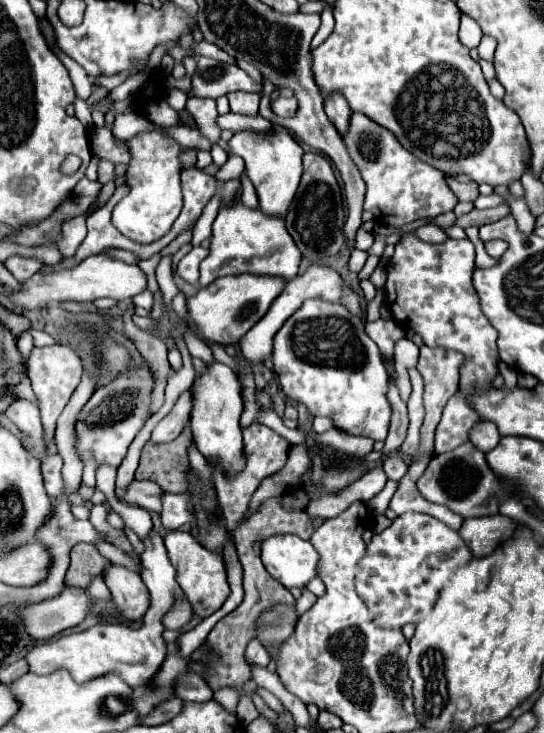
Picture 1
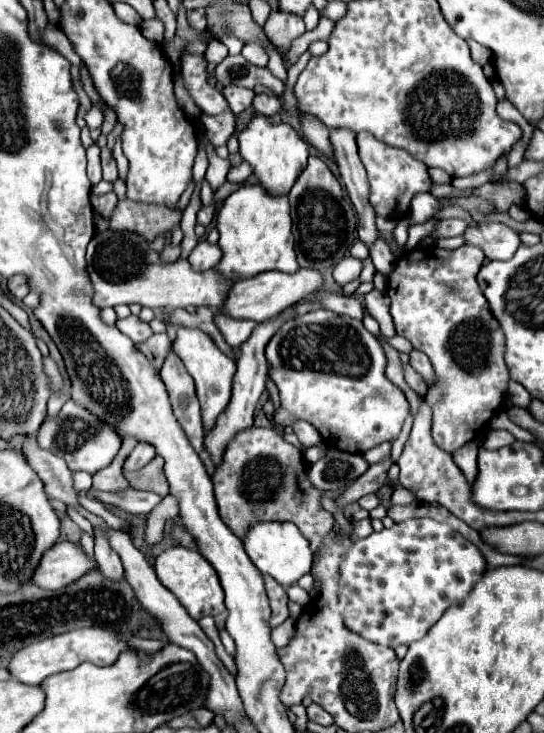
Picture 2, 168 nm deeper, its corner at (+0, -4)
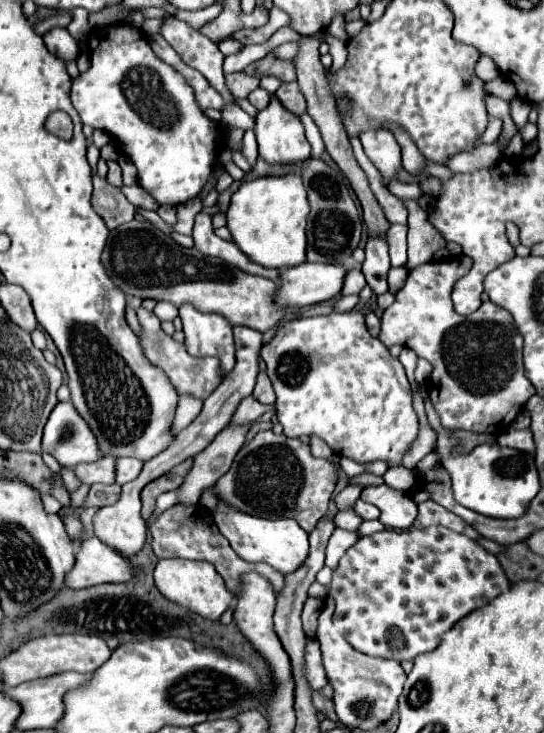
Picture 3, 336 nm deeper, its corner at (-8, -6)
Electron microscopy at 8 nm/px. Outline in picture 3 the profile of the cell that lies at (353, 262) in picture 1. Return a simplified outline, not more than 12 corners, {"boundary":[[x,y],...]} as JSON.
{"boundary":[[355,265],[345,277],[343,295],[359,295],[365,287],[361,267]]}

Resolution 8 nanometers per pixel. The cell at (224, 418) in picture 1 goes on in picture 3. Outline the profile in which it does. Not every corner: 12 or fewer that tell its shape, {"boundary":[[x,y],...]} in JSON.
{"boundary":[[181,305],[187,351],[235,365],[231,325],[223,315]]}

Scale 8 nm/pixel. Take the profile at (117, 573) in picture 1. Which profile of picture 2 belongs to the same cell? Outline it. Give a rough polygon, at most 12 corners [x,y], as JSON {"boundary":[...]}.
{"boundary":[[95,529],[95,563],[105,579],[123,579],[119,555]]}

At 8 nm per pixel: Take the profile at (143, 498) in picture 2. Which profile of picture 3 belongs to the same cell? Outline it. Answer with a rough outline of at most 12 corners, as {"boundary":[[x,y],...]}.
{"boundary":[[91,485],[83,507],[105,507],[117,503],[121,487]]}

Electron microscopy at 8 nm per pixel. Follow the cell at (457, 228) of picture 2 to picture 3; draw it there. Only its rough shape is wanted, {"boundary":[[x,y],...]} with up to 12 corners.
{"boundary":[[415,199],[409,213],[407,269],[433,261],[445,239],[427,221]]}

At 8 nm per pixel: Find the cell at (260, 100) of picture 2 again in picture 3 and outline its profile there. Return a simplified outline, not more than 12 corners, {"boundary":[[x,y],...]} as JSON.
{"boundary":[[261,89],[249,93],[249,101],[255,109],[267,107],[271,93]]}

